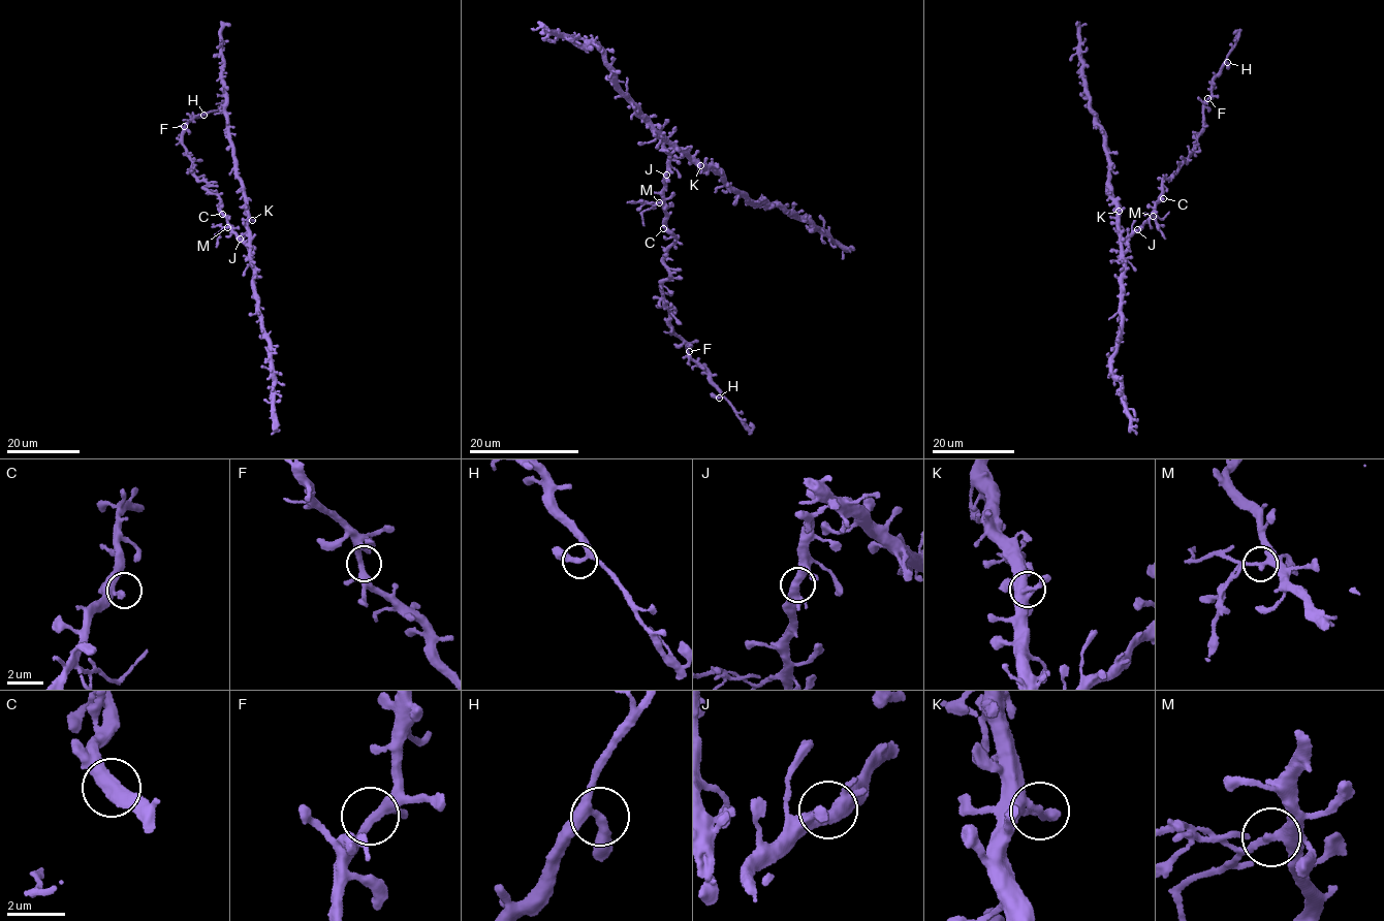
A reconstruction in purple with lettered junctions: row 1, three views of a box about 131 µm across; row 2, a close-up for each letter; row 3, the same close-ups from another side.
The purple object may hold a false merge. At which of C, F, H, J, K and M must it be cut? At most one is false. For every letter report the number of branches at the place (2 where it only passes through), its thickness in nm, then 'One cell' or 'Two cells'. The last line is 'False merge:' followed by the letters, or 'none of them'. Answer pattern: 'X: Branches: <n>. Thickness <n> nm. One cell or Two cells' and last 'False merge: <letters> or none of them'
C: Branches: 2. Thickness 280 nm. One cell
F: Branches: 3. Thickness 260 nm. One cell
H: Branches: 3. Thickness 280 nm. One cell
J: Branches: 4. Thickness 360 nm. One cell
K: Branches: 2. Thickness 320 nm. One cell
M: Branches: 3. Thickness 280 nm. Two cells
False merge: M

